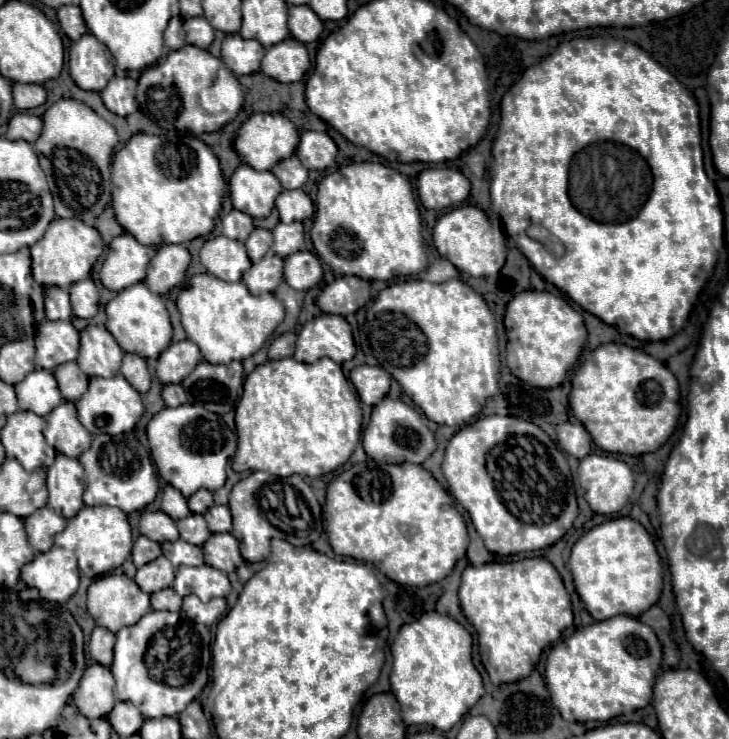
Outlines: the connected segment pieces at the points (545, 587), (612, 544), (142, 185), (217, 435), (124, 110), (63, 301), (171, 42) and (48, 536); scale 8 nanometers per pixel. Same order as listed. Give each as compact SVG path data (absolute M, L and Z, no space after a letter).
M543 557L509 561L509 563L487 563L481 567L469 565L463 571L463 579L459 587L459 601L461 601L463 615L477 631L481 663L487 669L493 685L515 683L517 679L525 679L525 675L533 671L543 649L549 643L557 641L563 629L573 625L573 611L571 611L571 601L565 591L565 585L557 569Z
M631 517L609 519L587 531L571 549L569 571L589 615L597 621L613 615L639 617L661 595L661 561L651 535Z
M137 133L113 157L111 187L113 187L111 191L113 211L119 225L127 233L131 233L139 243L159 247L165 243L187 243L211 233L215 225L215 217L219 215L219 209L221 209L225 179L221 175L219 159L201 139L193 135L169 139L169 137Z
M185 403L175 409L165 407L147 423L147 439L159 477L169 485L177 487L185 497L193 495L201 487L217 491L225 485L225 469L229 455L223 451L225 435L219 415L205 411L205 407L201 405L191 403Z
M113 77L107 83L105 91L101 91L101 99L111 113L125 117L137 111L135 87L137 87L137 81L131 77Z
M47 287L45 289L45 315L51 321L57 319L71 319L71 305L69 305L69 291L61 289L61 287Z
M173 17L169 21L169 27L165 29L165 45L169 49L181 49L185 45L185 31L181 17Z
M41 507L23 521L29 543L37 551L49 551L53 547L53 535L63 531L67 525L65 517L57 515L51 507Z

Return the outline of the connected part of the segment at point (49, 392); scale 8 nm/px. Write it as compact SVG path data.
M45 369L31 371L21 383L15 385L15 393L19 399L19 409L33 411L41 417L63 401L53 373Z

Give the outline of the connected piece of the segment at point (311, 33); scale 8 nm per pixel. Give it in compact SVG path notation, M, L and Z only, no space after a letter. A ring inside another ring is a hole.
M307 5L289 7L289 31L301 43L313 43L323 31L323 21Z

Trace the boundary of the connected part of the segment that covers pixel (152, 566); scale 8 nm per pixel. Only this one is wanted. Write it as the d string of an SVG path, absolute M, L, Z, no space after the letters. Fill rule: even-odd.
M163 555L157 557L155 561L147 563L145 567L139 567L137 575L135 575L135 583L145 593L155 593L165 587L171 587L173 579L175 579L175 567Z

